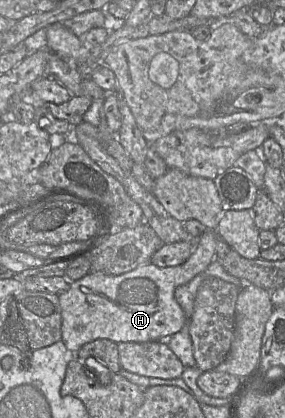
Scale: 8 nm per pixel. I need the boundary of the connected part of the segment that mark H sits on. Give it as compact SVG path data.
M206 229L195 240L192 255L182 264L160 268L148 262L121 275L90 271L81 279L71 282L68 290L58 295L62 317L61 340L66 348L75 354L83 345L96 339L108 339L115 343L147 342L160 340L179 332L185 324L185 314L175 298L175 290L205 272L215 260L216 241L217 230Z

